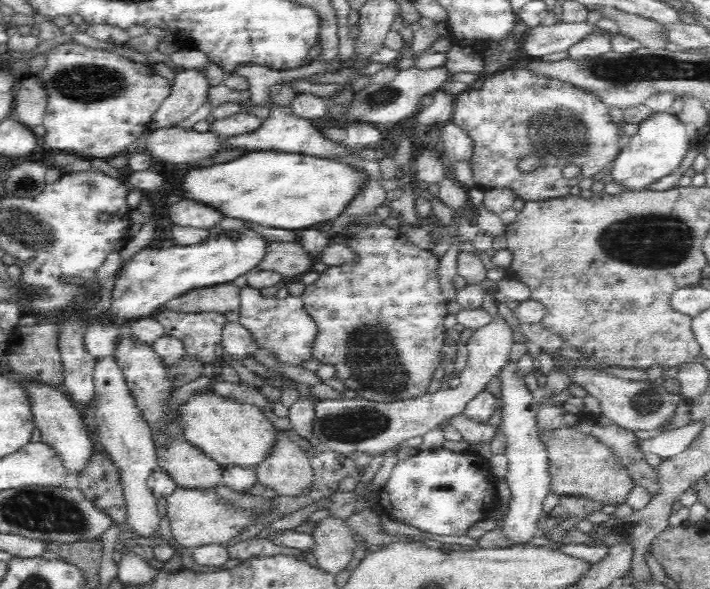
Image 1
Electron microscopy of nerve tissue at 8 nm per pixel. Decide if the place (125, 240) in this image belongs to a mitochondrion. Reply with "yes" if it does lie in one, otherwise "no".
no

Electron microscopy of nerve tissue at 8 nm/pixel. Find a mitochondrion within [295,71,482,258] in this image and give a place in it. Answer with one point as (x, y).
(381, 98)

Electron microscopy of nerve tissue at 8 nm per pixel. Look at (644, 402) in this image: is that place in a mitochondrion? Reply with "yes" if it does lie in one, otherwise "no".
yes

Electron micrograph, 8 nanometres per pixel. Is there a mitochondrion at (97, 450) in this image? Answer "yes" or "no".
no

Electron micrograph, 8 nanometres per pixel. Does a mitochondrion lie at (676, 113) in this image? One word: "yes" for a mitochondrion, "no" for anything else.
no

